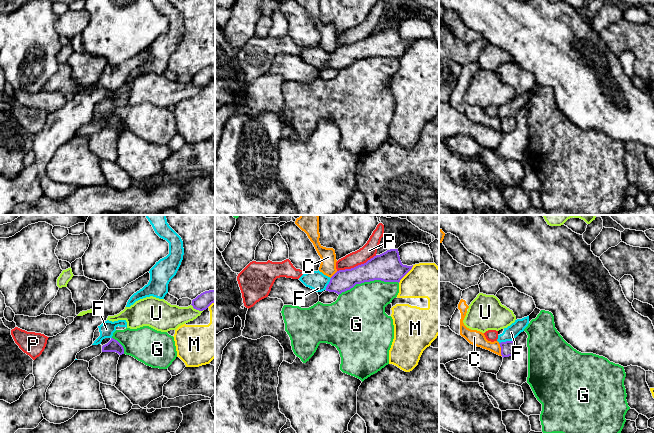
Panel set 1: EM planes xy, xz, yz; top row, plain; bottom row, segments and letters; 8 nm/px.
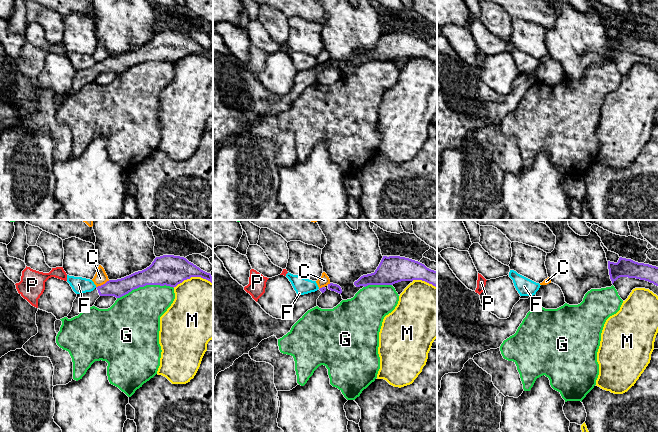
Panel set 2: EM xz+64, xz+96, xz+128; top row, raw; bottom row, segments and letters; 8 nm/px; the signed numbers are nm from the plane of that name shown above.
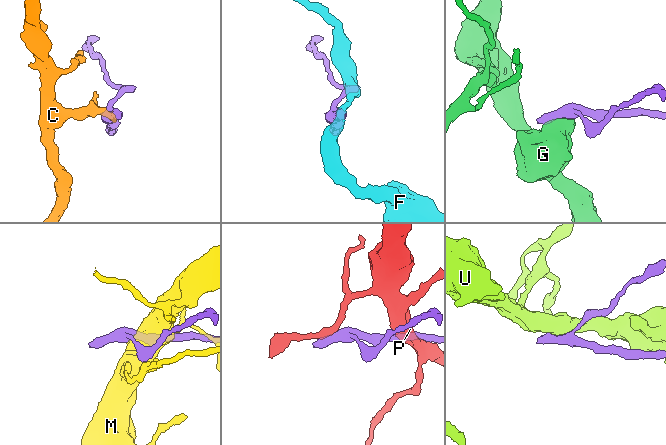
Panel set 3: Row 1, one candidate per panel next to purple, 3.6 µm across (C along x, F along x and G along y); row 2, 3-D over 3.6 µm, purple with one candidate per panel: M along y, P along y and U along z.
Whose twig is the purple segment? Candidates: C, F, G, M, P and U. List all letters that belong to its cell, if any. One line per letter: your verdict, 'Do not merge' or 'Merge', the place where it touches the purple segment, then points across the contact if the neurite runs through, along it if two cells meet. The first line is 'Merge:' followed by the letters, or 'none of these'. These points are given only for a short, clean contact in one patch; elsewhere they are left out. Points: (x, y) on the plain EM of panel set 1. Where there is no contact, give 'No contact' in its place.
Merge: none of these
C: Do not merge. Touches purple at yz (501, 125). Boundary: yz (498, 119), (502, 131)
F: Do not merge. Touches purple at yz (506, 117). Boundary: yz (514, 115), (499, 119)
G: Do not merge. Touches purple at xz (368, 57). Boundary: xz (398, 58), (364, 57), (356, 59), (338, 70)
M: Do not merge. Touches purple at xz (406, 49)
P: Do not merge. Touches purple at xz (356, 42)
U: Do not merge. Touches purple at xy (197, 85)

